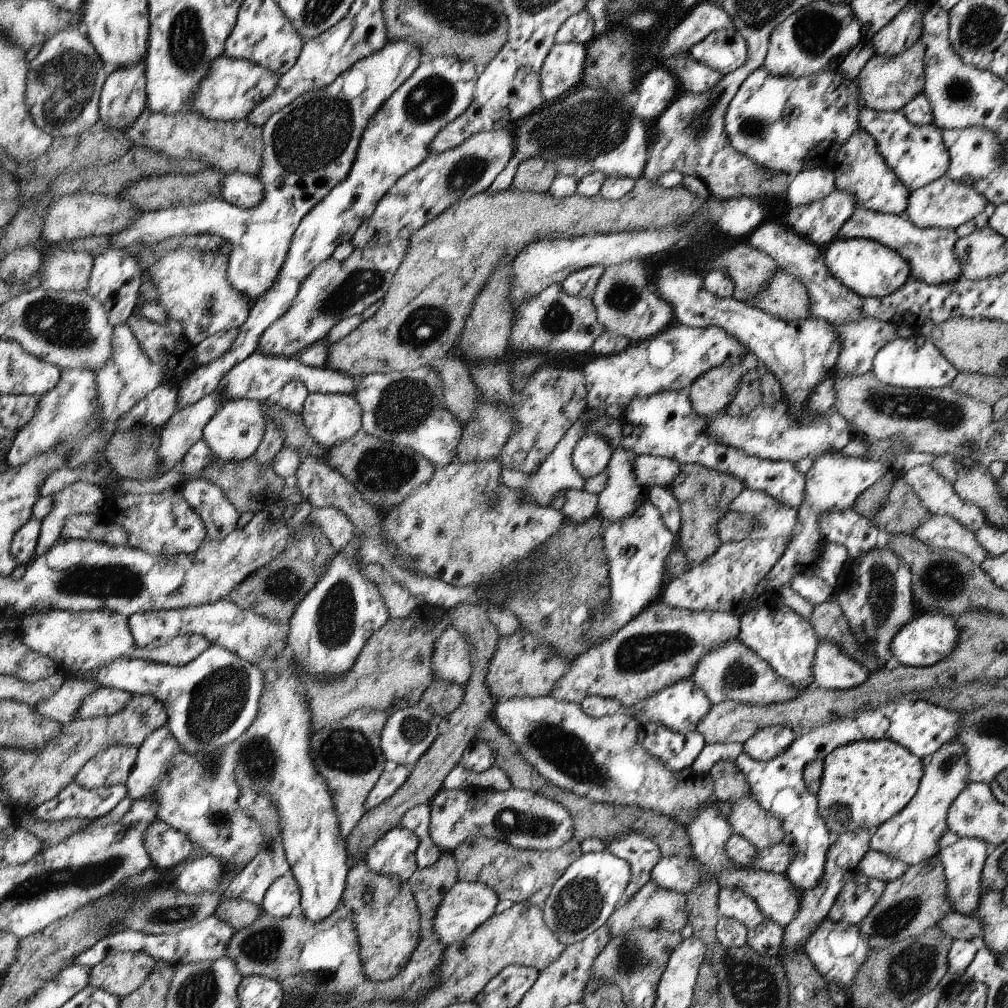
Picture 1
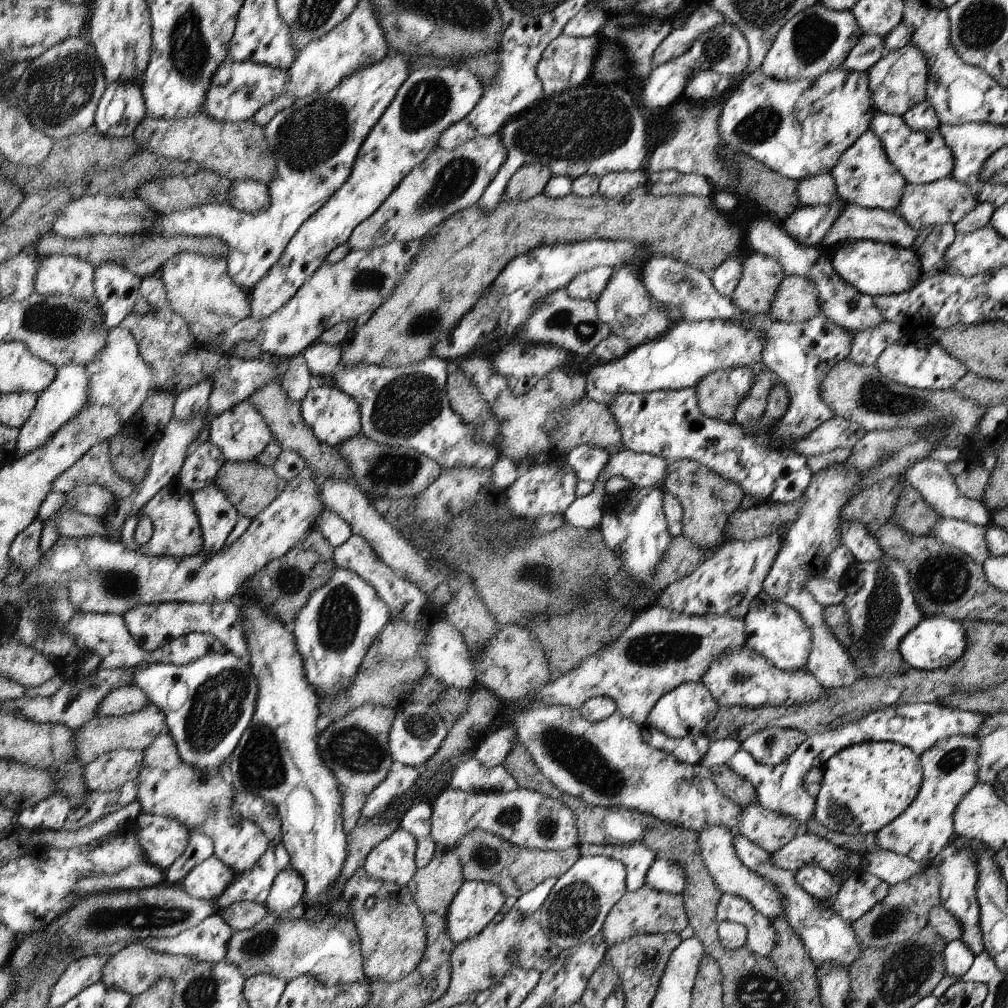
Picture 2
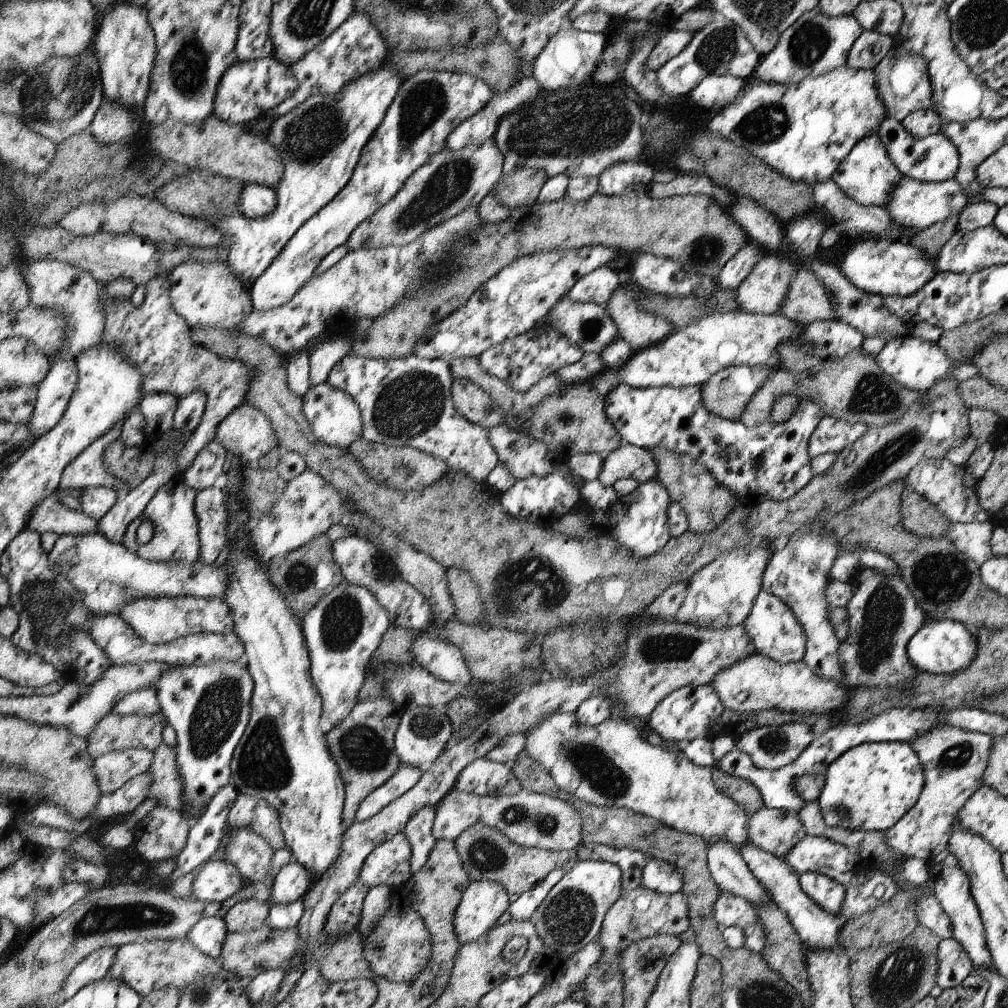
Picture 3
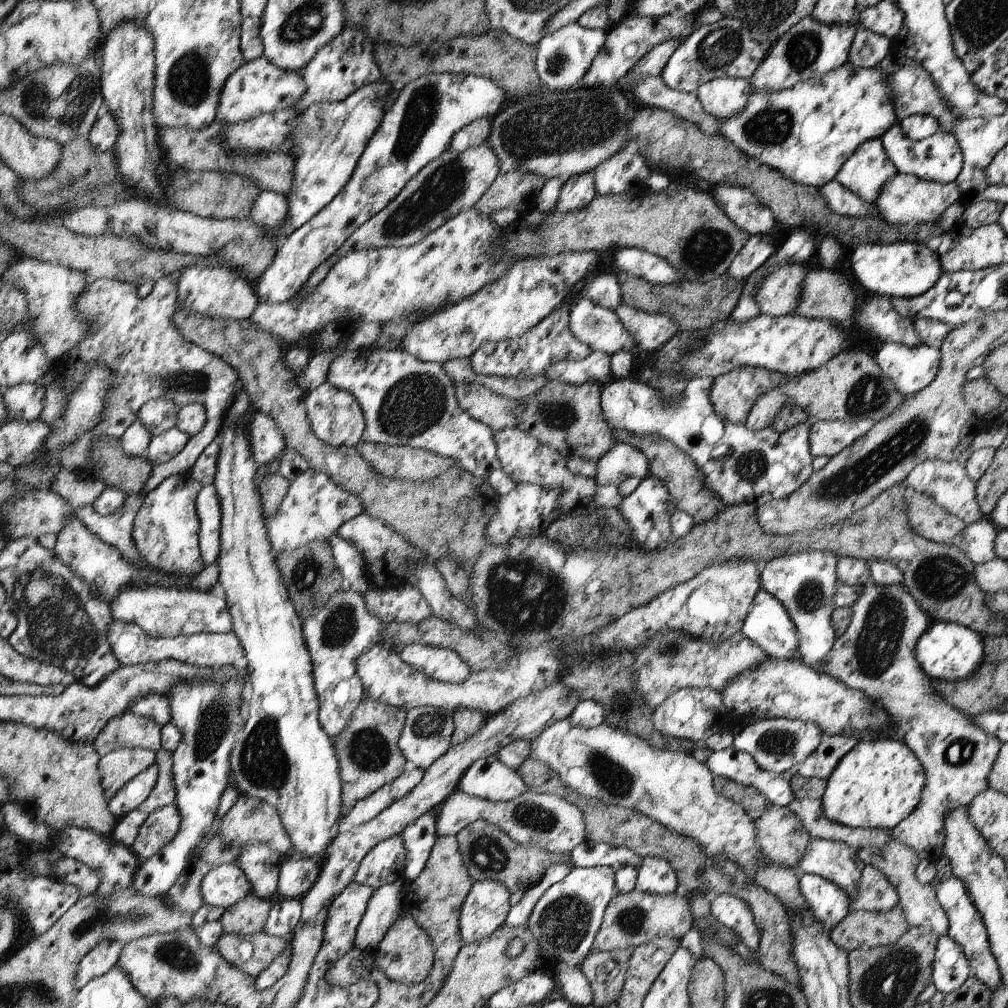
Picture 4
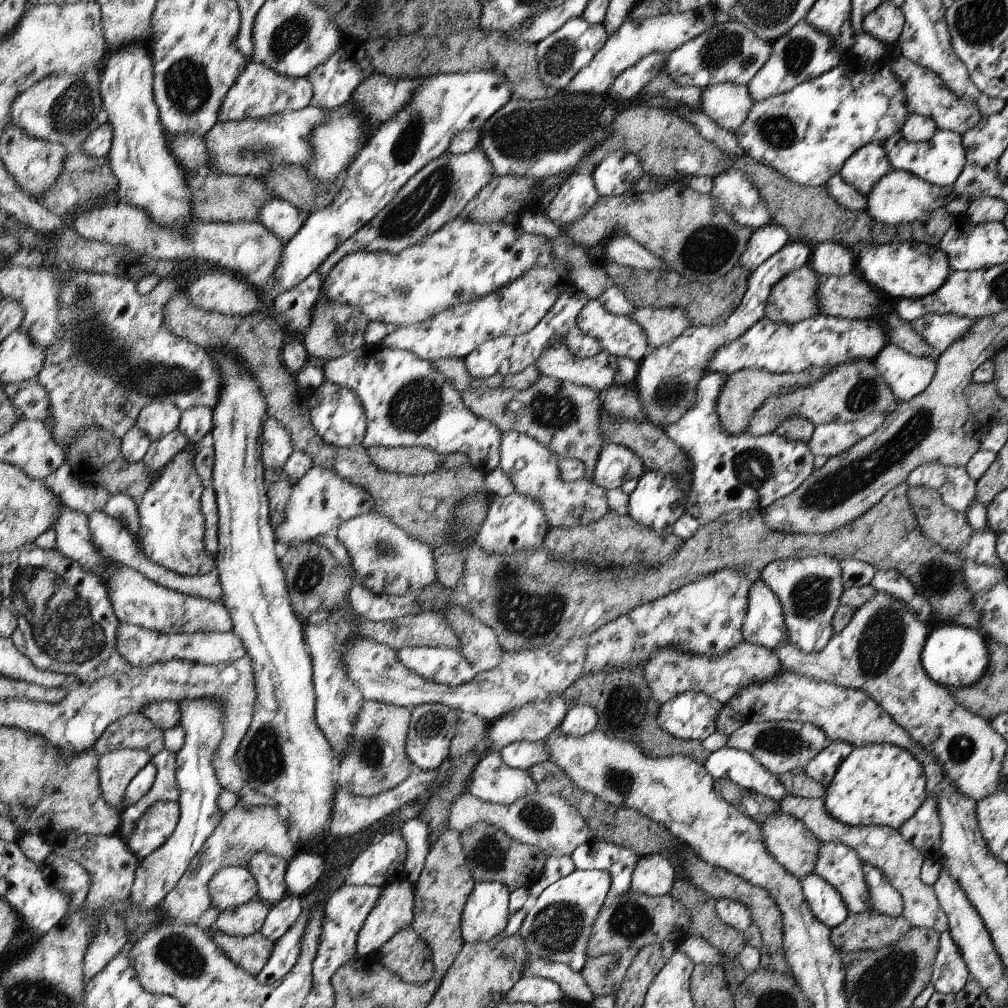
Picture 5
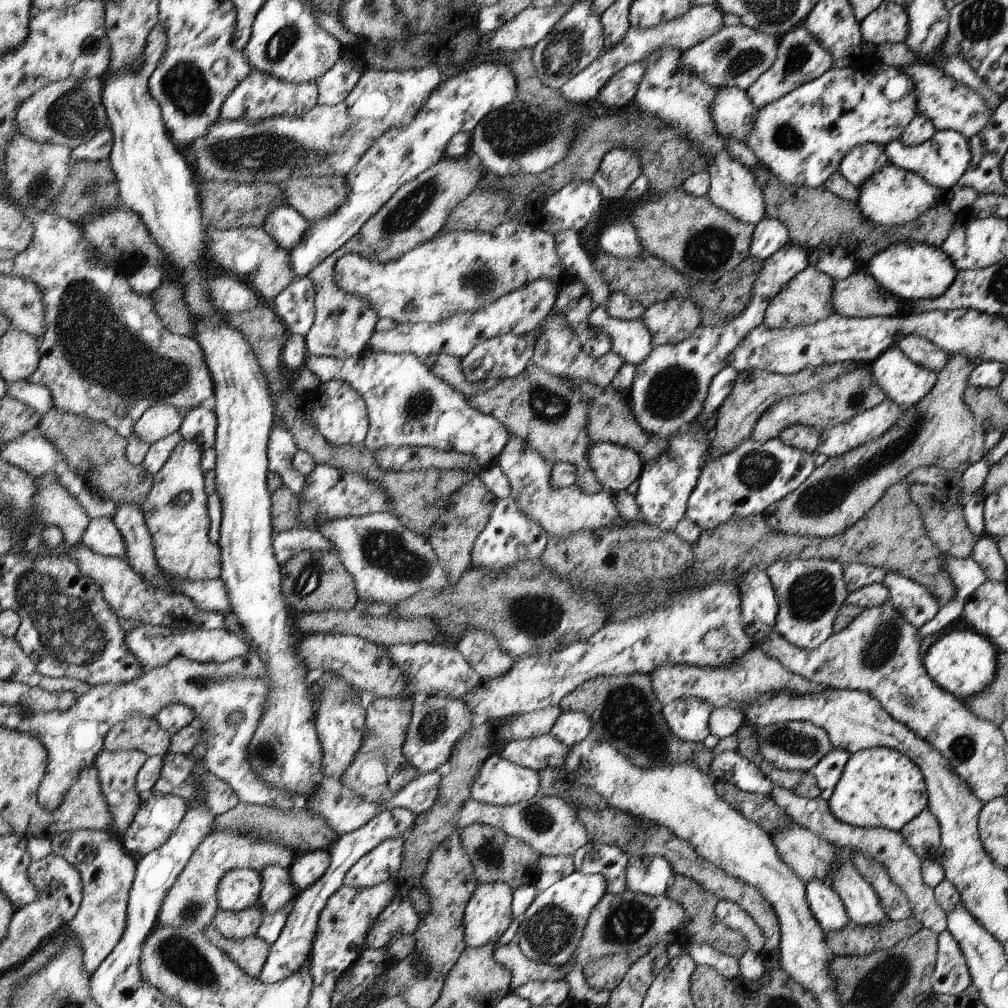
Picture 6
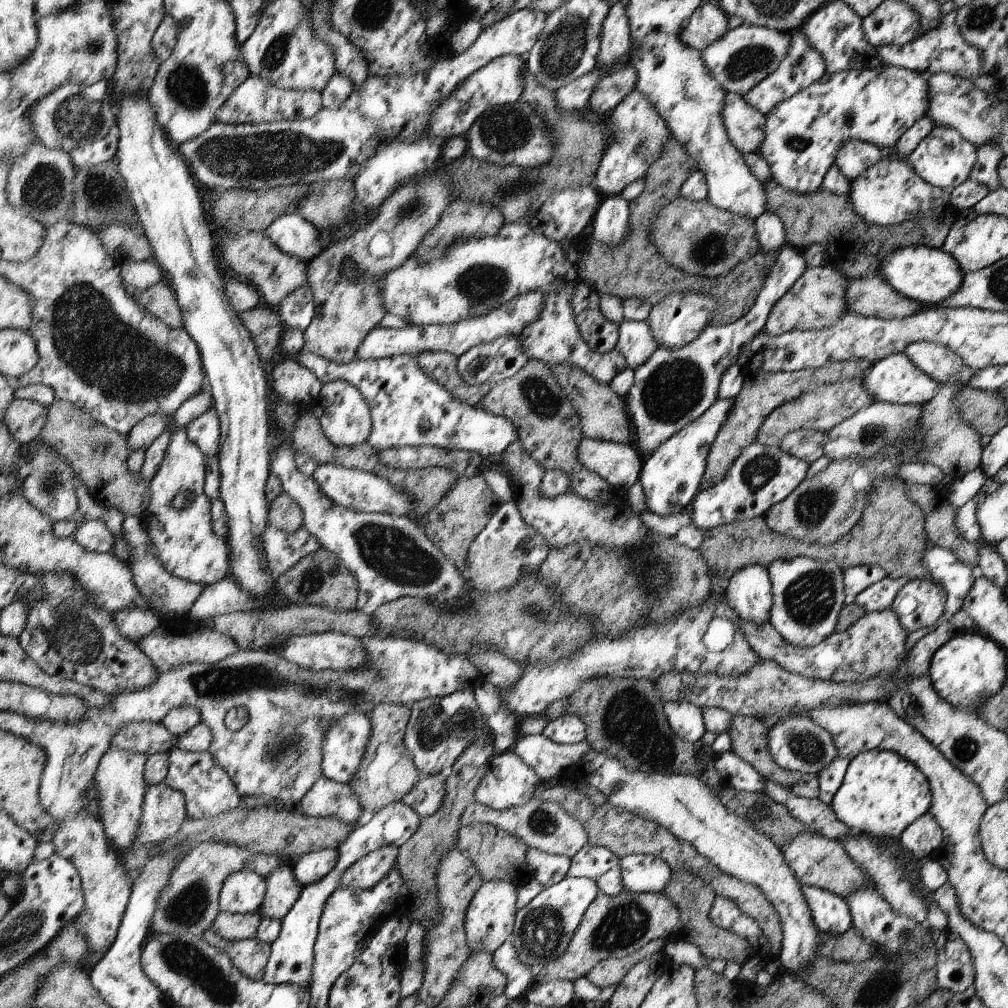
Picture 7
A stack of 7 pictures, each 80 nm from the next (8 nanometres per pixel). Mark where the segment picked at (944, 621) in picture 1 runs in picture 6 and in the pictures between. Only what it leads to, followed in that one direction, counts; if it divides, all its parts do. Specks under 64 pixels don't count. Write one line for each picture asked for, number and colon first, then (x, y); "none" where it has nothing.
2: (937, 642)
3: (942, 646)
4: (948, 651)
5: (954, 655)
6: (963, 662)

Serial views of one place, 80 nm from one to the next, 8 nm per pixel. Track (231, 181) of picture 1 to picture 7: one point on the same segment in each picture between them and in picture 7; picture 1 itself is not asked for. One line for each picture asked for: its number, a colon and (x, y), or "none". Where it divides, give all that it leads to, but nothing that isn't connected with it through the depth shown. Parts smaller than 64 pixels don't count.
2: (252, 197)
3: (257, 201)
4: (270, 208)
5: (280, 217)
6: (285, 224)
7: (293, 233)

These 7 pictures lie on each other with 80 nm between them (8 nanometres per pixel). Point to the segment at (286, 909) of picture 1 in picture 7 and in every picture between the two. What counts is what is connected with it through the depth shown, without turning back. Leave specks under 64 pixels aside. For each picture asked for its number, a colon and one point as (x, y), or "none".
2: (288, 890)
3: (290, 884)
4: (298, 875)
5: (305, 870)
6: (306, 869)
7: (312, 867)

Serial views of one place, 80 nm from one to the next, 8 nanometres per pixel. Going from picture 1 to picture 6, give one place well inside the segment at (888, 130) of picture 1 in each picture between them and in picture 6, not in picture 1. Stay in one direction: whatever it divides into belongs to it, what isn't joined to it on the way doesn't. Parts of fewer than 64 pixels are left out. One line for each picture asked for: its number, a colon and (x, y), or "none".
2: (921, 157)
3: (935, 158)
4: (939, 158)
5: (941, 160)
6: (942, 161)

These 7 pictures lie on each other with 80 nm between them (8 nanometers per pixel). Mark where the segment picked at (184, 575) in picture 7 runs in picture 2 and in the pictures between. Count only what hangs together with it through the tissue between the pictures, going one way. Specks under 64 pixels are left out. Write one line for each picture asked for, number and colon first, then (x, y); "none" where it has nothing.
2: (177, 531)
3: (171, 510)
4: (166, 533)
5: (172, 531)
6: (176, 511)

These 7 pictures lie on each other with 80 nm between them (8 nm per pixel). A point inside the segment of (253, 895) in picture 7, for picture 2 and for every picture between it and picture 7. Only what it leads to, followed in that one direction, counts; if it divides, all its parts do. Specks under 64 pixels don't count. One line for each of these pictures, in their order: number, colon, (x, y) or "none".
2: (210, 879)
3: (219, 880)
4: (227, 884)
5: (233, 886)
6: (240, 889)

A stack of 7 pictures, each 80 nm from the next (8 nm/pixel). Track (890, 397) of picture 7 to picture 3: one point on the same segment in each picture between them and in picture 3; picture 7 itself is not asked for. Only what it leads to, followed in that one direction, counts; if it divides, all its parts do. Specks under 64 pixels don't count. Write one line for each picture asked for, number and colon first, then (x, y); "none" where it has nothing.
3: (917, 364)
4: (911, 368)
5: (908, 375)
6: (905, 383)

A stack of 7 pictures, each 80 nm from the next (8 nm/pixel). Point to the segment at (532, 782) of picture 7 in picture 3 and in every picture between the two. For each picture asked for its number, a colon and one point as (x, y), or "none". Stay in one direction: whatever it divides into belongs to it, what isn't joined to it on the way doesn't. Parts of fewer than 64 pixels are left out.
3: (484, 777)
4: (488, 778)
5: (492, 781)
6: (500, 782)

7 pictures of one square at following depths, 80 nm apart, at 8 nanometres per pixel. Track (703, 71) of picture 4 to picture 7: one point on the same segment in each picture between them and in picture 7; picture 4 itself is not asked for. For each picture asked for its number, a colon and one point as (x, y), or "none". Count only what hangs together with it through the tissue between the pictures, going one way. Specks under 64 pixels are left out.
5: (729, 52)
6: (737, 56)
7: (743, 57)

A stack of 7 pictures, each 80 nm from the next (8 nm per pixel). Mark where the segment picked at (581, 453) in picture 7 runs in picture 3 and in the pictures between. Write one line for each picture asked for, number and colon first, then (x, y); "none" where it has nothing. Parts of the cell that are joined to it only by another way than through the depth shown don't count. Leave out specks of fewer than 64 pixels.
3: (627, 461)
4: (621, 461)
5: (616, 464)
6: (616, 467)

